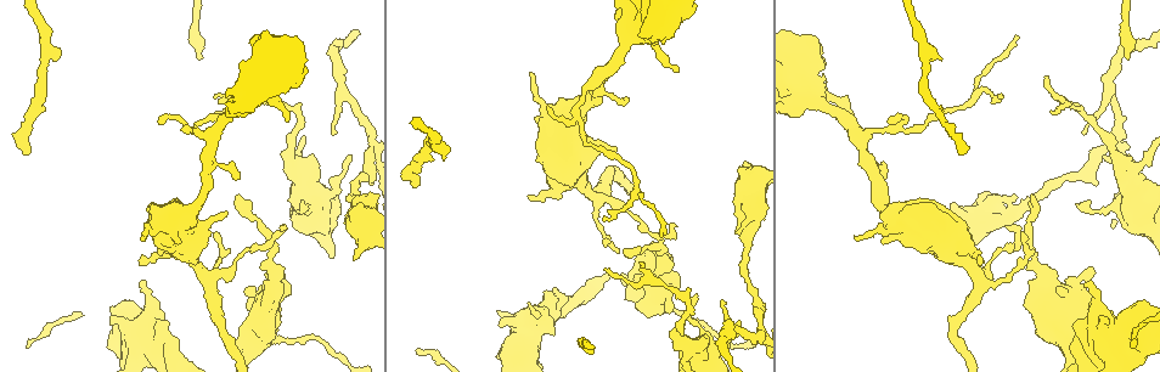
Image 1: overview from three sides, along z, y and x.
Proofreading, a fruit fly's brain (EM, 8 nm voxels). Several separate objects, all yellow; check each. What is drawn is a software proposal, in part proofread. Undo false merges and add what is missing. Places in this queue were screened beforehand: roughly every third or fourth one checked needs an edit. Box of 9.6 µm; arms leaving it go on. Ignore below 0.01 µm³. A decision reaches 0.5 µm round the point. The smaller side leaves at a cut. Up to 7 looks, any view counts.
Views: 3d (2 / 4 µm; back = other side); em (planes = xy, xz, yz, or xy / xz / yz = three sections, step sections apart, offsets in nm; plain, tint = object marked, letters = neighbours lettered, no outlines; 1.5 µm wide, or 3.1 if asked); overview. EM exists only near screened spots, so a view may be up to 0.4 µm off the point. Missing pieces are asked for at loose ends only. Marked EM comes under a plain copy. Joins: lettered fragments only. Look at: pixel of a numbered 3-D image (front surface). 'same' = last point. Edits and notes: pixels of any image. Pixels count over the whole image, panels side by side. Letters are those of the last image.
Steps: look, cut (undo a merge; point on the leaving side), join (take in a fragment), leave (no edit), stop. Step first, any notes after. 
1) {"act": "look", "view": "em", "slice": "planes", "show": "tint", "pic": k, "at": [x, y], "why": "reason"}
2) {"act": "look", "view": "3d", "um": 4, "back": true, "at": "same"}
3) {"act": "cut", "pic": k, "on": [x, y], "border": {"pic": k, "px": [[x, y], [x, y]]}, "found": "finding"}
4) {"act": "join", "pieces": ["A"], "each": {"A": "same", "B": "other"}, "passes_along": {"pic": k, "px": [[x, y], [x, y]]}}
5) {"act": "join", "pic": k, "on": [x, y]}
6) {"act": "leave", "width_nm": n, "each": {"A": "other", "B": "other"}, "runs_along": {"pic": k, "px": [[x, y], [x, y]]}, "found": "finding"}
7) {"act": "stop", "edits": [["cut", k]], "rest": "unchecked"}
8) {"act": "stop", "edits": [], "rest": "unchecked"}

{"act": "look", "view": "3d", "um": 4, "pic": 1, "at": [837, 99], "why": "calibre changes"}

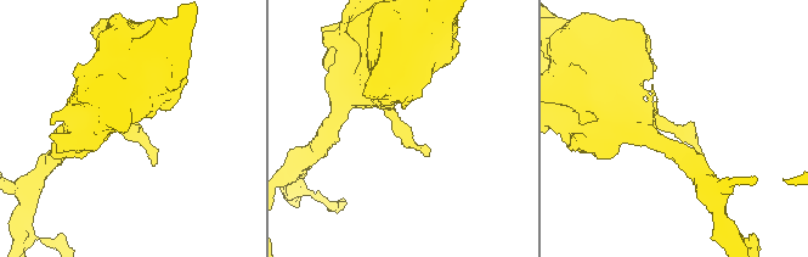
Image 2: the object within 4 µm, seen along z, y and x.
{"act": "look", "view": "em", "slice": "planes", "show": "letters", "pic": 2, "at": [677, 130]}

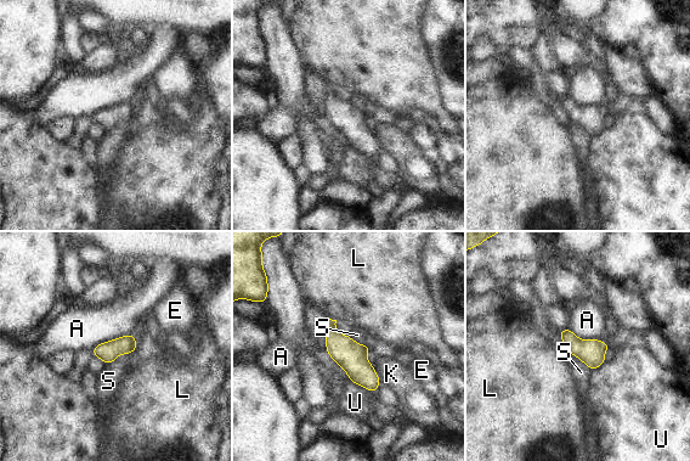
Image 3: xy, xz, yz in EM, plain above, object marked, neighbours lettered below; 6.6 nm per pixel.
{"act": "leave", "each": {"A": "other", "E": "other", "K": "other", "L": "other", "S": "other", "U": "other"}, "border": {"pic": 3, "px": [[129, 353], [118, 355], [106, 365]]}, "found": "all the same neuron"}

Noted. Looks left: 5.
{"act": "look", "view": "3d", "um": 2, "pic": 1, "at": [960, 155], "why": "end of a long branch"}

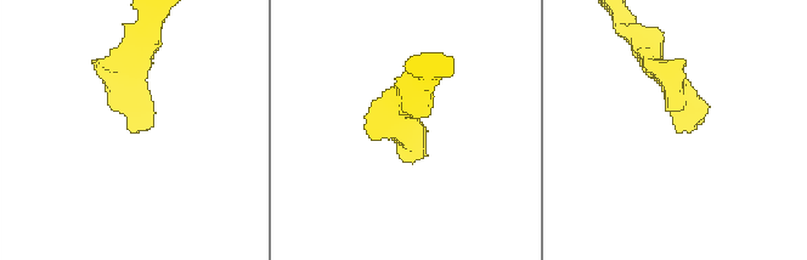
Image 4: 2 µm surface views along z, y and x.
{"act": "look", "view": "em", "slice": "planes", "show": "letters", "pic": 4, "at": [134, 132], "why": "need the tissue"}

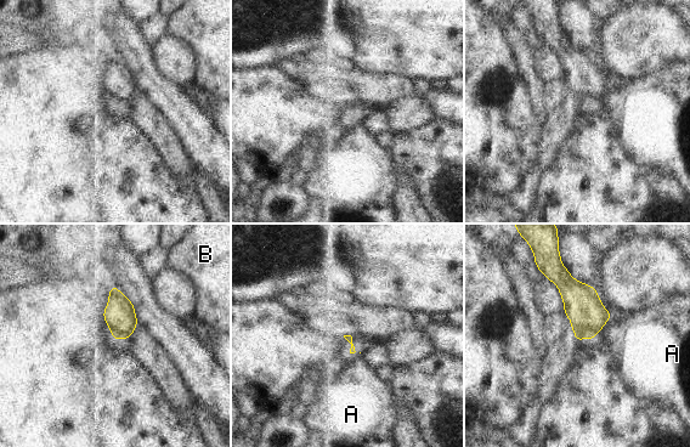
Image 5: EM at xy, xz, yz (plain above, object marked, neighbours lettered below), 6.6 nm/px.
{"act": "join", "pieces": ["A"], "each": {"A": "same", "B": "other"}, "passes_along": {"pic": 5, "px": [[582, 305], [604, 326], [638, 341]]}, "found": "it goes on there"}

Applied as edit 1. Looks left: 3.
{"act": "look", "view": "overview"}

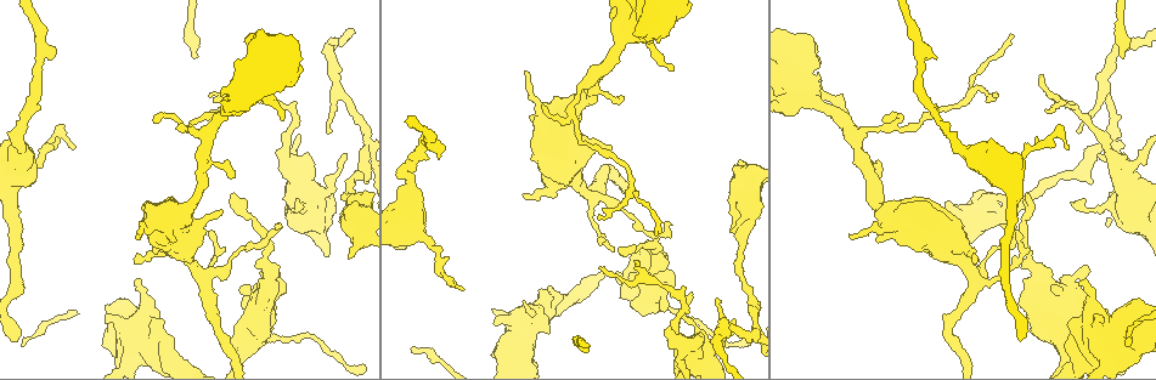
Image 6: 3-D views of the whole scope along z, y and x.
{"act": "look", "view": "3d", "um": 4, "back": true, "pic": 6, "at": [1122, 57], "why": "an open end"}

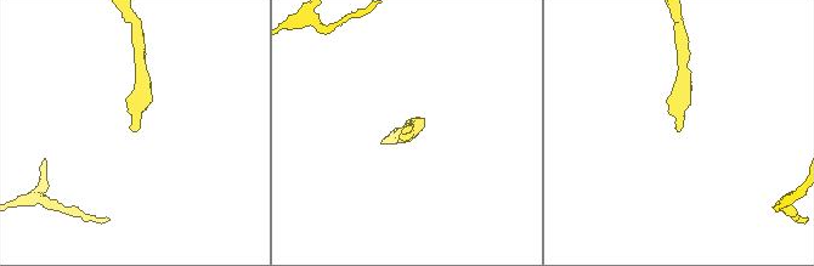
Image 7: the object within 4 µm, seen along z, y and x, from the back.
{"act": "look", "view": "em", "slice": "planes", "show": "letters", "pic": 7, "at": [404, 134]}

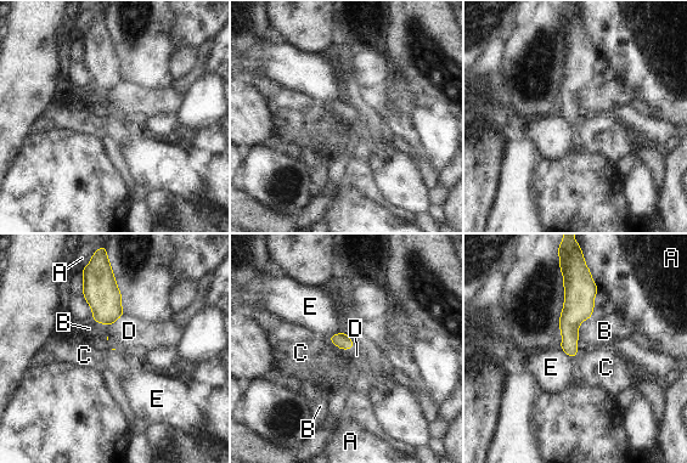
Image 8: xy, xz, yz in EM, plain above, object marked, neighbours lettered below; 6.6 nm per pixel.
{"act": "leave", "each": {"A": "other", "B": "other", "C": "other", "D": "other", "E": "other"}, "border": {"pic": 8, "px": [[124, 314], [108, 326]]}, "found": "none of them fits"}

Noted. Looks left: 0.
{"act": "stop", "edits": [["join", 5]], "rest": "unchecked"}

